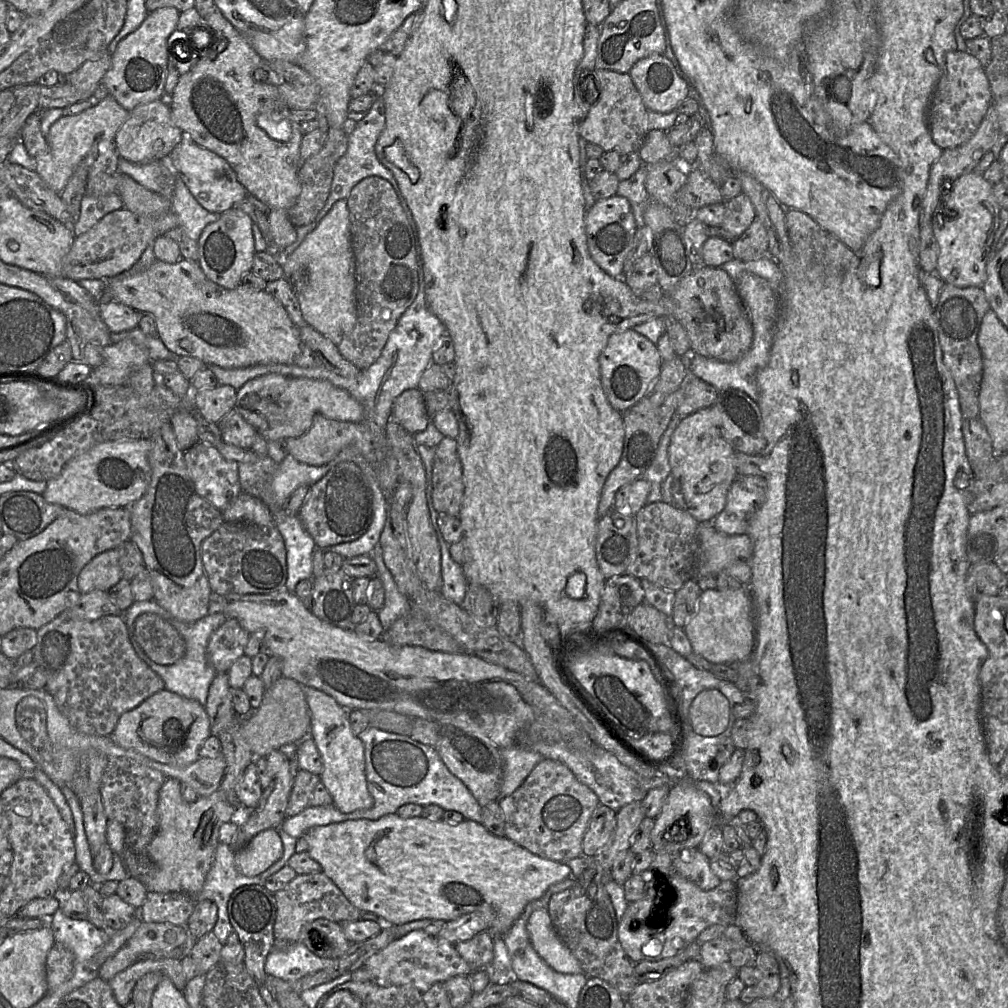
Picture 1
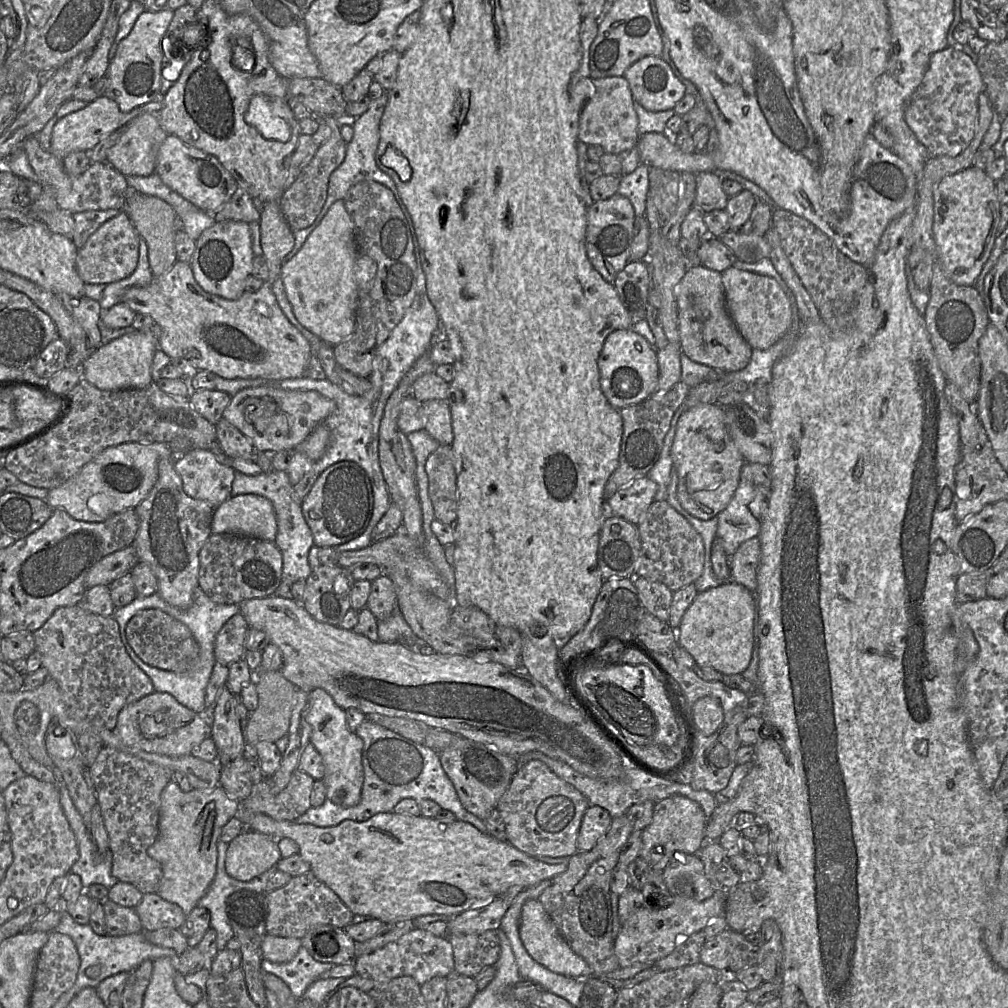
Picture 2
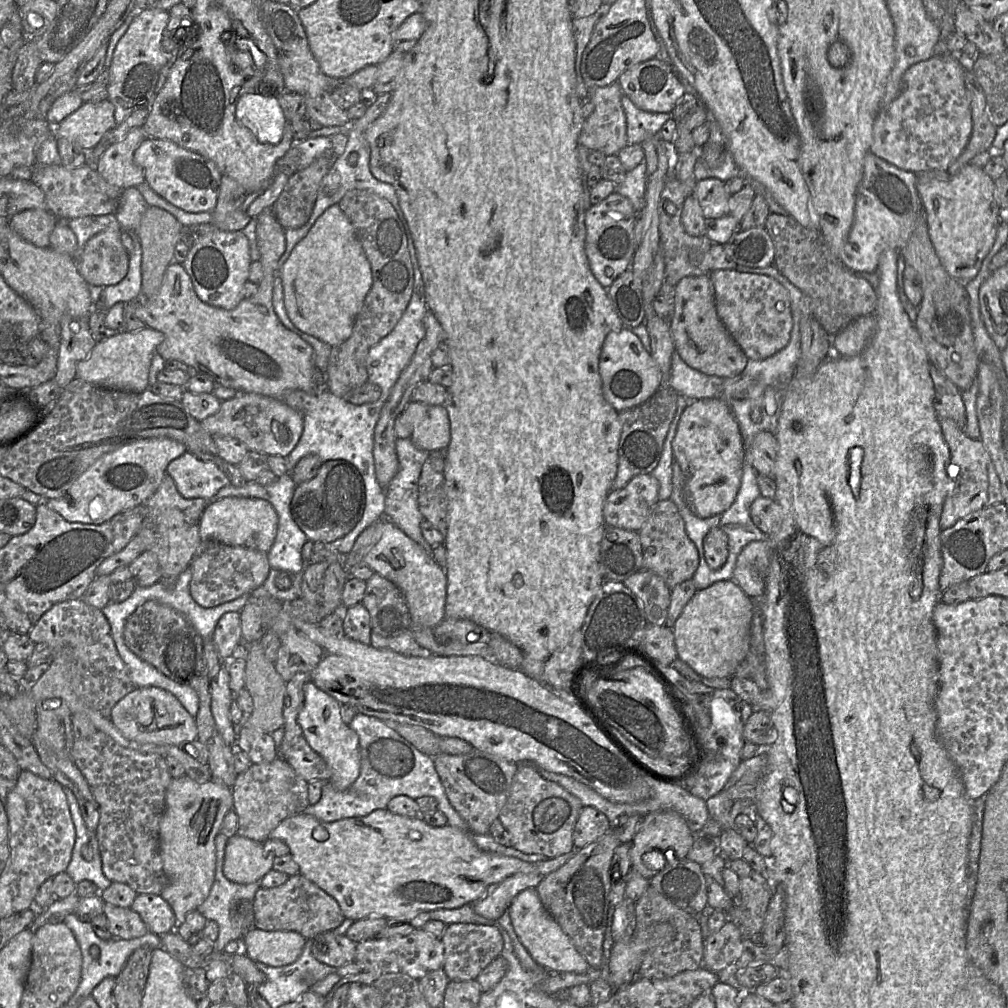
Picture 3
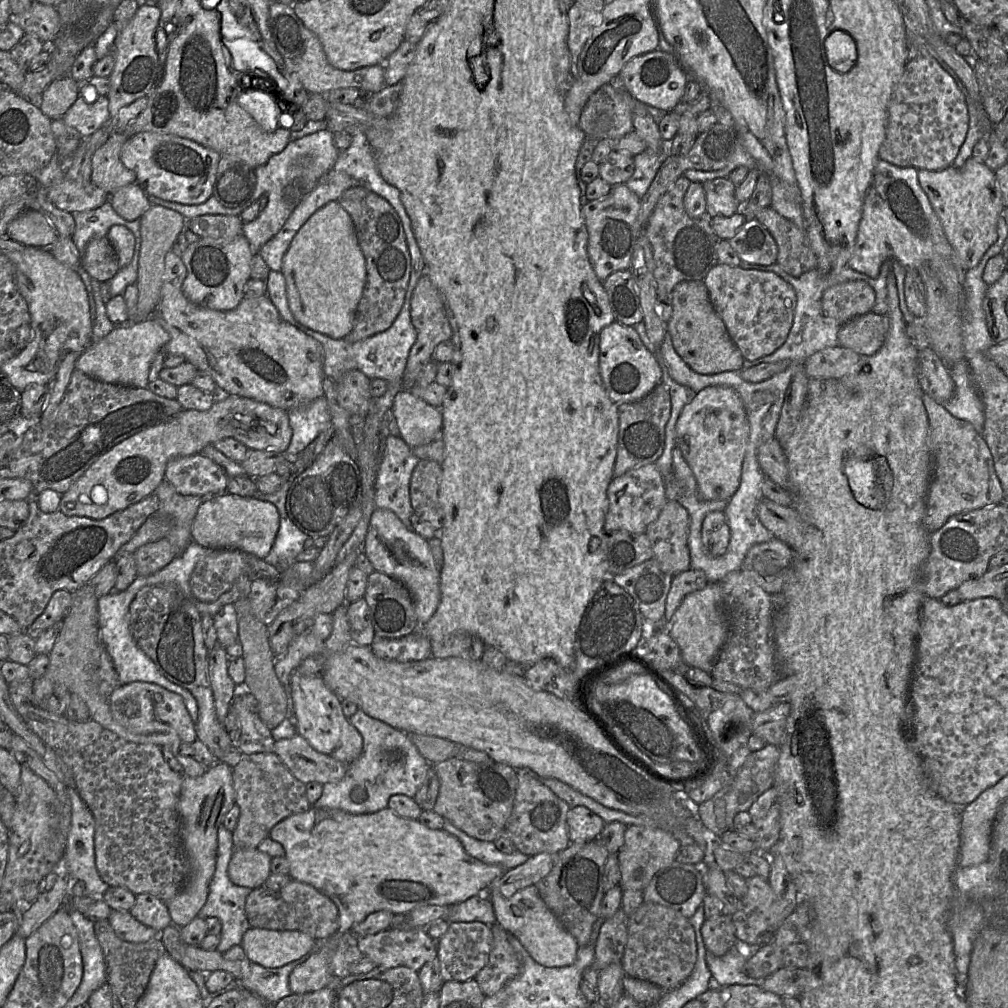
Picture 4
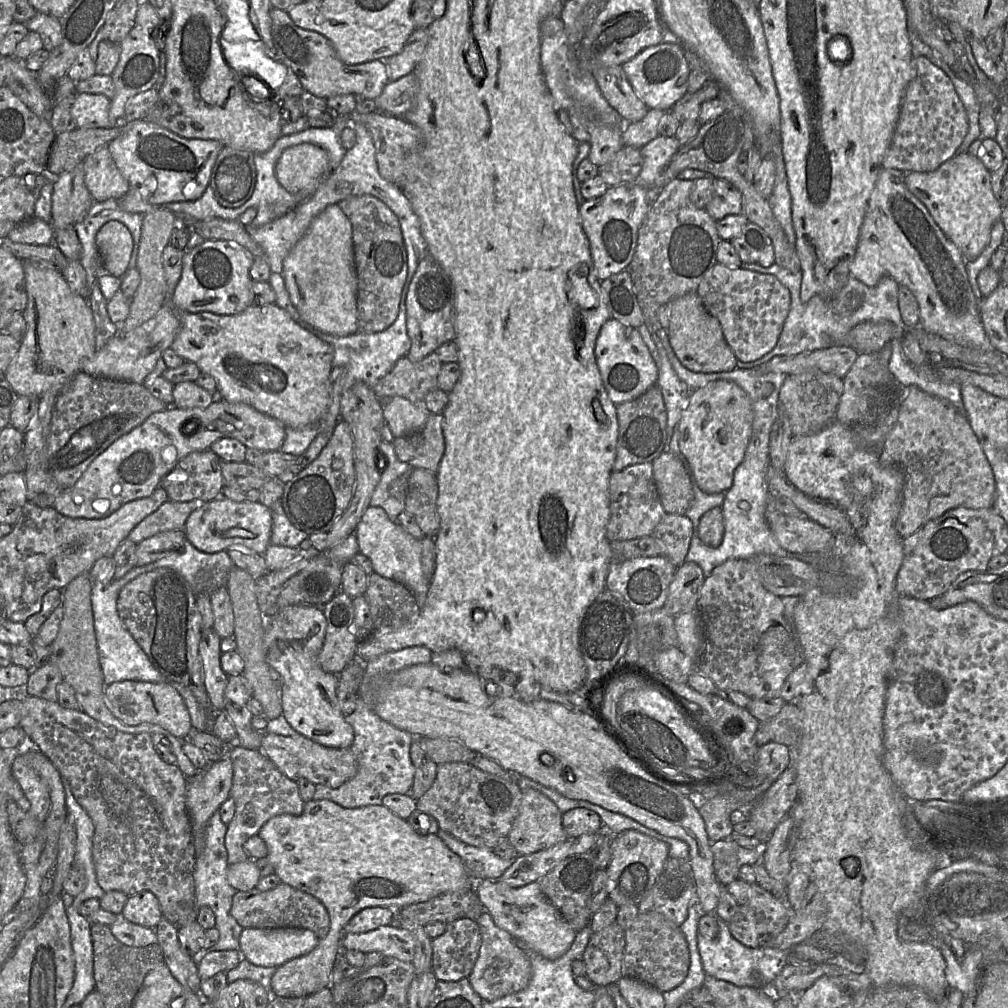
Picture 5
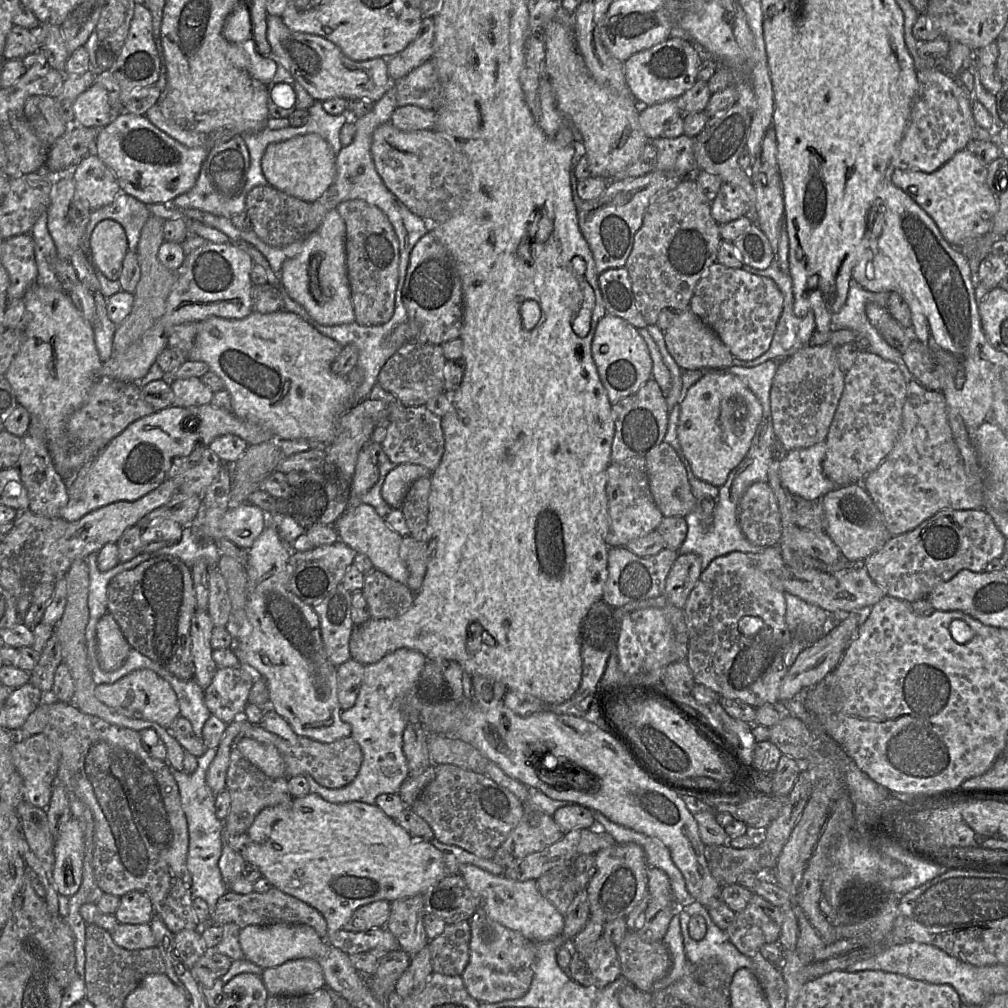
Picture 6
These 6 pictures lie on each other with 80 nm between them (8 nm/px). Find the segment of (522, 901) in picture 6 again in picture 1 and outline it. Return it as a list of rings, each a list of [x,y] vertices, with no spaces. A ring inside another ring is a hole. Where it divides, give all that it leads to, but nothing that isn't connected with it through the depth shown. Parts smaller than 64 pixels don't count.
[[[546,909],[532,912],[527,931],[533,948],[551,968],[564,974],[584,974],[579,960],[557,934]]]

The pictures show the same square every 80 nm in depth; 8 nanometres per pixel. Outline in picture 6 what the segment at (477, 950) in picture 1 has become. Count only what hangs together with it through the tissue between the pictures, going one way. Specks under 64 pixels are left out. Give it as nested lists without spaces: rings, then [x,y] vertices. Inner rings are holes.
[[[468,920],[446,923],[443,932],[428,942],[433,972],[460,976],[469,962],[470,939]]]

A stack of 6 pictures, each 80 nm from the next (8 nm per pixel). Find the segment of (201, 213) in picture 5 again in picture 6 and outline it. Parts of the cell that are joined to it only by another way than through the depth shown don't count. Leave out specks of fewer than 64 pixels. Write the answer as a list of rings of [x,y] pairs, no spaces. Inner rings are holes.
[[[206,158],[193,188],[177,196],[171,203],[165,204],[171,204],[178,209],[199,209],[215,216],[231,219],[234,215],[245,211],[247,194],[244,189],[236,197],[219,194],[209,182]]]

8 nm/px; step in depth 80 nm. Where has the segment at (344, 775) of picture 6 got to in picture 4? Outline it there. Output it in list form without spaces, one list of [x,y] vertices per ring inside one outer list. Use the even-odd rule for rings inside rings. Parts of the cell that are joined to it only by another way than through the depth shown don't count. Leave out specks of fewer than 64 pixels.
[[[298,733],[275,740],[272,752],[305,784],[311,781],[321,784],[339,781],[348,769],[348,764],[317,751]]]

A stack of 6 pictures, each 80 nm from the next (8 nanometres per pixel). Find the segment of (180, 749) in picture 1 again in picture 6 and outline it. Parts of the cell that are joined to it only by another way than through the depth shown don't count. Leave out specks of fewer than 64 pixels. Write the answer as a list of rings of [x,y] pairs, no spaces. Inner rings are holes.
[[[150,669],[130,672],[112,684],[97,685],[95,697],[111,710],[128,718],[156,722],[169,729],[172,722],[180,716],[177,696],[171,685]]]

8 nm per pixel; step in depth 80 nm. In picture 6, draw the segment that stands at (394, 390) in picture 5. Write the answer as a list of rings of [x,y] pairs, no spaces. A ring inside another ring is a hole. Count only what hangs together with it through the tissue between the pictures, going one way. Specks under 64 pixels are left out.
[[[410,341],[385,362],[377,383],[406,407],[425,405],[429,399],[445,392],[443,371],[446,362],[441,345]]]

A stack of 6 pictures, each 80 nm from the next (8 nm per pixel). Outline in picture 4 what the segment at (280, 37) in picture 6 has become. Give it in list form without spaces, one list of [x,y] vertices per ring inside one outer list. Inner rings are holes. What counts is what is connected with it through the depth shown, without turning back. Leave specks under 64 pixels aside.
[[[272,1],[269,9],[269,27],[276,48],[283,58],[286,72],[297,75],[309,94],[327,95],[339,88],[356,88],[378,93],[385,86],[384,64],[376,64],[353,71],[338,70],[331,66],[318,37],[309,31],[295,14],[292,5]]]

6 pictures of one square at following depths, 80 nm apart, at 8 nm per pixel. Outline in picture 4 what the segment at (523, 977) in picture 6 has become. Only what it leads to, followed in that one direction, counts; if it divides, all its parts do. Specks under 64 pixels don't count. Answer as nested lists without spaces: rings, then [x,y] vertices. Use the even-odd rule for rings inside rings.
[[[497,923],[490,927],[493,945],[489,960],[474,978],[485,996],[497,993],[521,971],[521,962],[508,940],[508,932]]]

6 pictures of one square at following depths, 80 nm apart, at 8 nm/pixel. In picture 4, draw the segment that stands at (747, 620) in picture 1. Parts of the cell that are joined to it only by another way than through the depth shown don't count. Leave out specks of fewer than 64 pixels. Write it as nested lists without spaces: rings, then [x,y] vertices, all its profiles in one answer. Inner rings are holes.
[[[708,583],[705,588],[689,594],[668,624],[668,632],[678,644],[682,661],[710,674],[728,635],[727,624],[721,613],[721,593],[718,583]]]

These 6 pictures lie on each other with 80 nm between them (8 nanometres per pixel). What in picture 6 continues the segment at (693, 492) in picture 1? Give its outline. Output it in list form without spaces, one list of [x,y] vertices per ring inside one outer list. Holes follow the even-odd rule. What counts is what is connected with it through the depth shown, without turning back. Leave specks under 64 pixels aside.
[[[707,370],[679,405],[677,438],[694,475],[721,487],[747,454],[761,417],[762,406],[744,381],[726,370]]]

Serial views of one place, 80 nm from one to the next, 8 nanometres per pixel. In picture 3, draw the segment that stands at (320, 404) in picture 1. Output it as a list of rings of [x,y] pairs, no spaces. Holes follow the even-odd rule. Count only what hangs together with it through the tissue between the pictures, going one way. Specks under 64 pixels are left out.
[[[238,393],[221,401],[217,413],[200,421],[201,426],[212,436],[227,435],[242,441],[249,451],[269,456],[288,457],[298,443],[303,431],[303,416],[288,406],[282,398],[256,393]]]

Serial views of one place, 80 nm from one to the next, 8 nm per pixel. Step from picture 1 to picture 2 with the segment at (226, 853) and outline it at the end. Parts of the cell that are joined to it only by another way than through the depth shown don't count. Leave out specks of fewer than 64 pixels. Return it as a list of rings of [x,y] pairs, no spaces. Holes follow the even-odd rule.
[[[219,839],[215,877],[197,904],[197,906],[204,907],[210,912],[210,927],[217,932],[217,949],[219,951],[225,949],[227,942],[234,937],[234,931],[226,912],[228,897],[241,890],[251,890],[257,893],[266,892],[268,879],[278,870],[276,866],[273,866],[248,882],[236,880],[230,877],[225,869],[227,848],[228,844]]]

